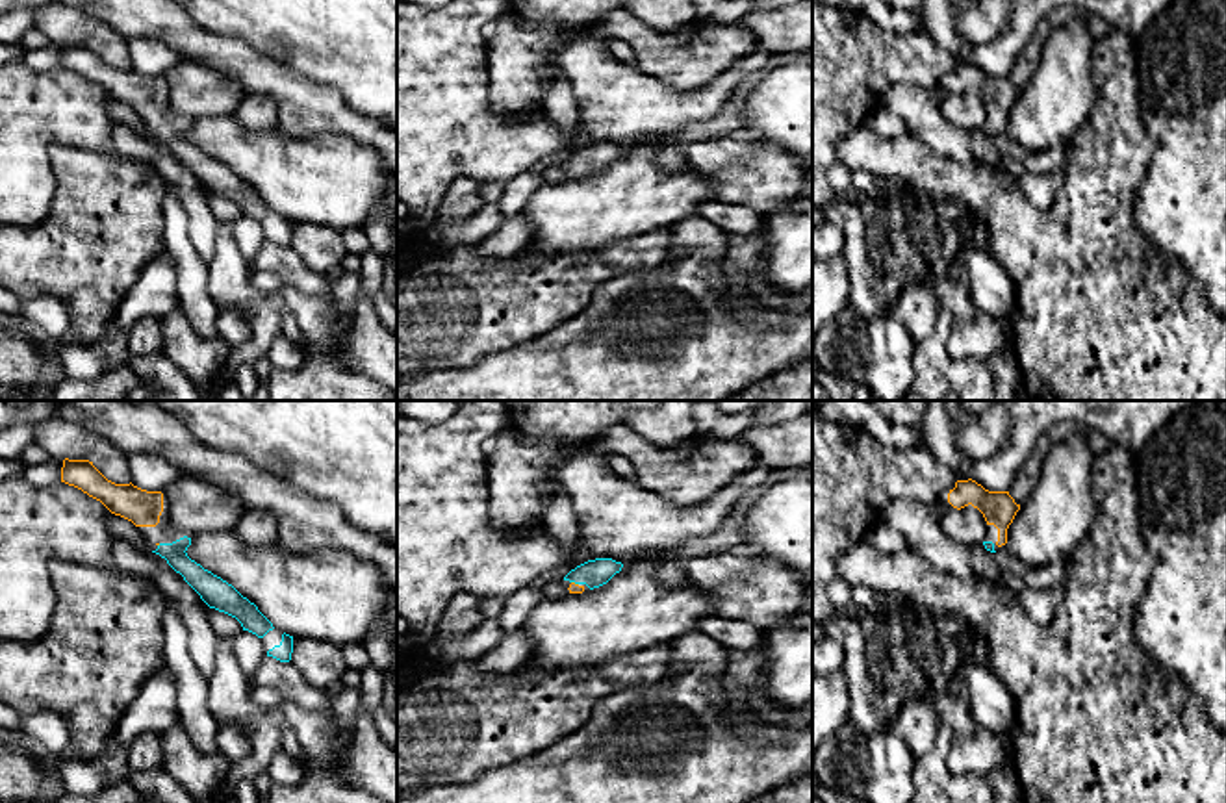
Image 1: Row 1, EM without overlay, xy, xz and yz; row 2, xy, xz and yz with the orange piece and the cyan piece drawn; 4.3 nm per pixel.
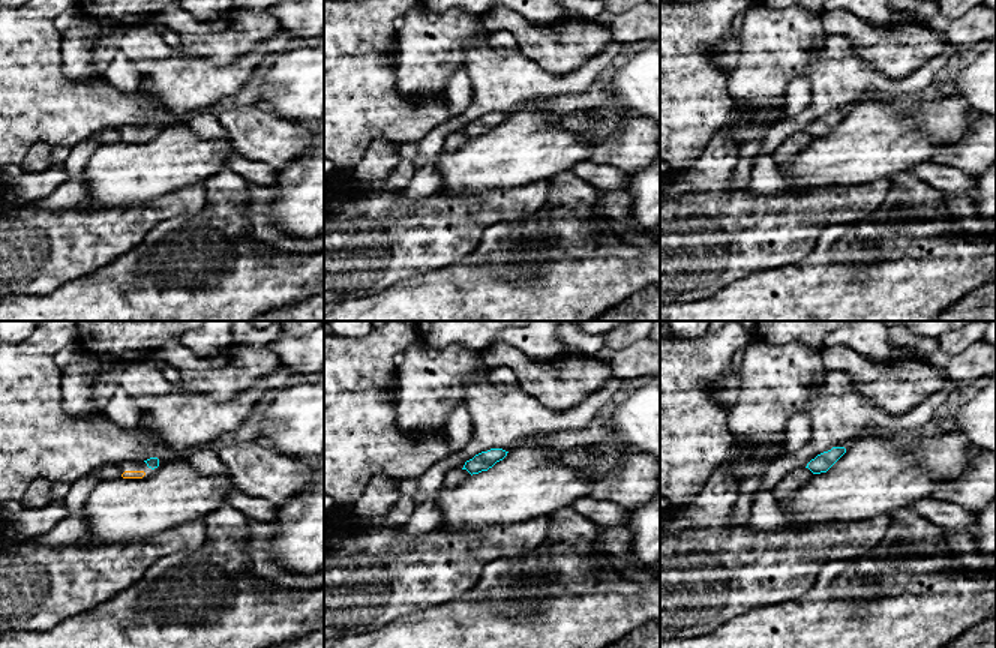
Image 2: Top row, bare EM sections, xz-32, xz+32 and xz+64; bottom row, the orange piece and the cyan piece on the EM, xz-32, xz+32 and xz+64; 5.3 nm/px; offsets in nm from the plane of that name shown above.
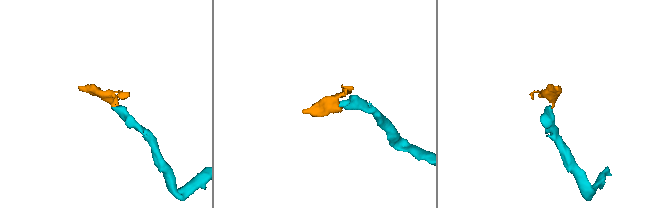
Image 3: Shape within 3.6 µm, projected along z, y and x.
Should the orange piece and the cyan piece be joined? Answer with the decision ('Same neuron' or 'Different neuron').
Same neuron

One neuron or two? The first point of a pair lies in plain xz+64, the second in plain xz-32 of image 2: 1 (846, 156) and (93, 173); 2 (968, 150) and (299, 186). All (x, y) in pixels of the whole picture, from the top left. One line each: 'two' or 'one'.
1: one
2: two

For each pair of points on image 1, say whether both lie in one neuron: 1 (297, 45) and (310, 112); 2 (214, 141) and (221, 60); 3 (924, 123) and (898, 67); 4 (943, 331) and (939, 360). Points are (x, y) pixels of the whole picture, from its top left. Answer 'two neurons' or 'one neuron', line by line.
1: two neurons
2: two neurons
3: two neurons
4: one neuron

